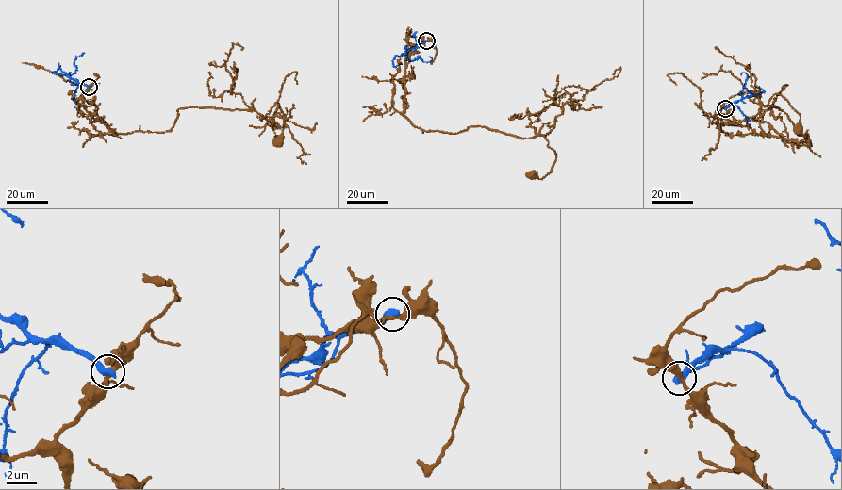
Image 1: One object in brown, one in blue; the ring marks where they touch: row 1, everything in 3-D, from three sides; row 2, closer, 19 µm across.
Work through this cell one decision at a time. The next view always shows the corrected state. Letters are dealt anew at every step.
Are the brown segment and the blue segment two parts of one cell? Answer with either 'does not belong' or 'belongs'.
does not belong

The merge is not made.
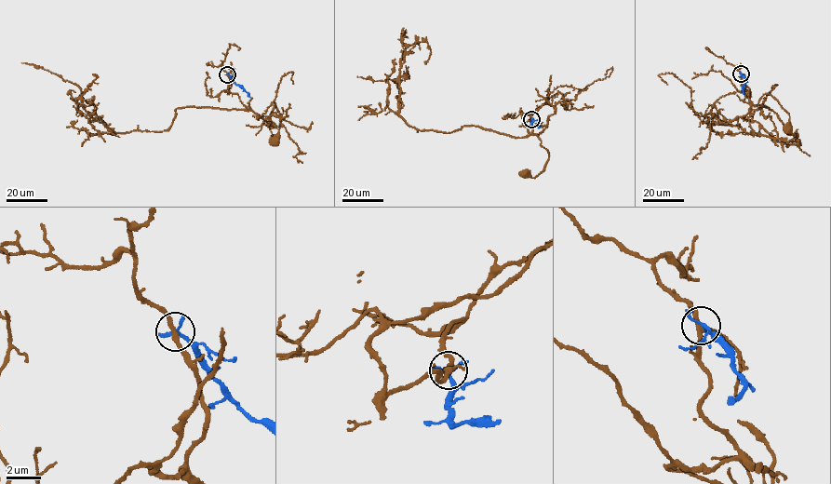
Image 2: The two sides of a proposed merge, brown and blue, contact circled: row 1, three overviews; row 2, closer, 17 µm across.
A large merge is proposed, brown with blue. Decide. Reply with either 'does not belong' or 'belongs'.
does not belong

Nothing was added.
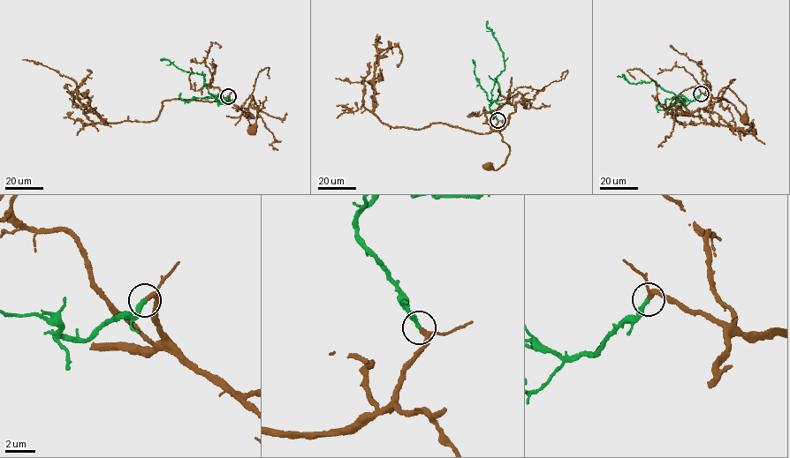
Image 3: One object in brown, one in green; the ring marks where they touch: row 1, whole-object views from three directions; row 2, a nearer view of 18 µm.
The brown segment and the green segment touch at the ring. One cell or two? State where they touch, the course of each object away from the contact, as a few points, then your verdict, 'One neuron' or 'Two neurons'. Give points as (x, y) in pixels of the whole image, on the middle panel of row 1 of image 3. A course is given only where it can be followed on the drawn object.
Place: (497, 120). Course of brown: (497, 120), (494, 129), (509, 146), (509, 153), (505, 162), (496, 170), (488, 165). Course of green: (497, 120), (489, 108), (491, 91), (505, 65), (503, 52), (491, 29), (486, 26), (487, 21). One neuron

